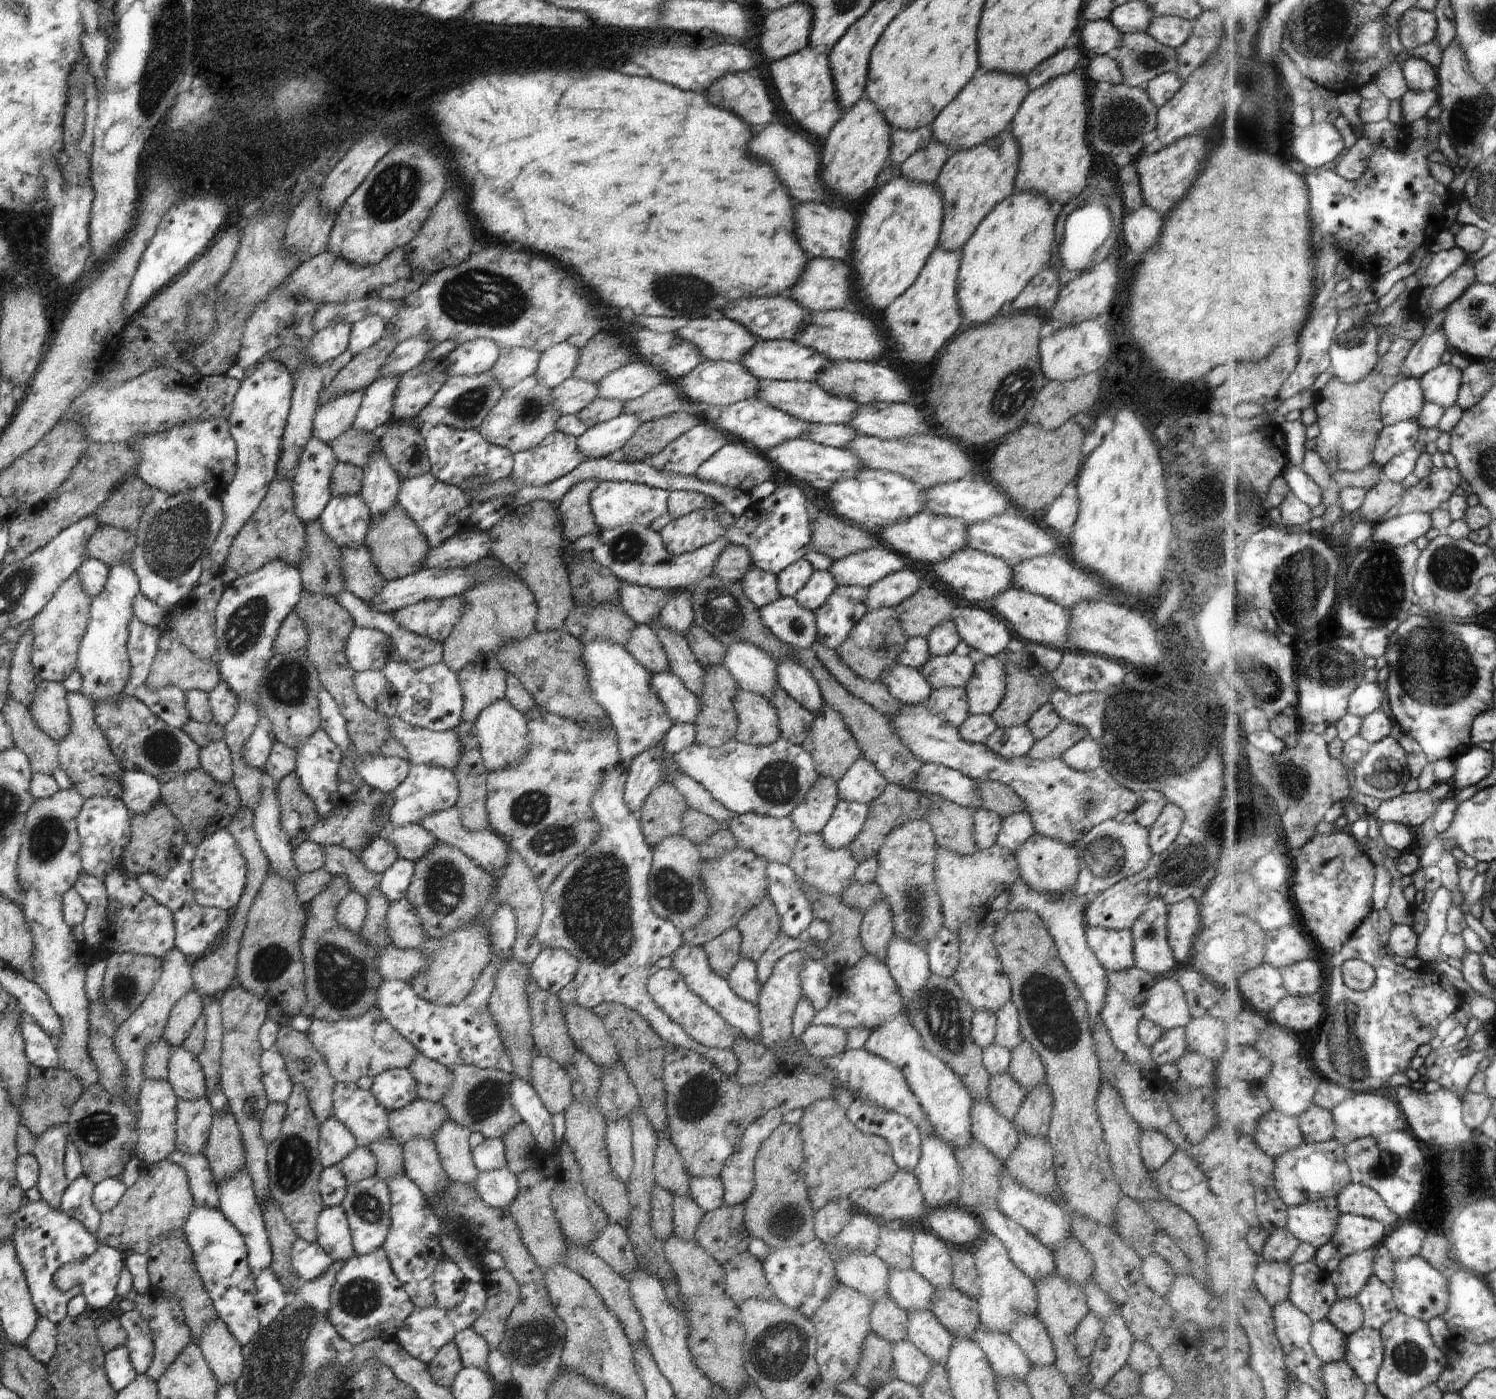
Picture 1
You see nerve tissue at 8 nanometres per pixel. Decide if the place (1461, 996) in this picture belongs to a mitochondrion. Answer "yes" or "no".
no

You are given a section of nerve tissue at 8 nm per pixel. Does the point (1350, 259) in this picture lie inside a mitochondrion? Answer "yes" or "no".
no

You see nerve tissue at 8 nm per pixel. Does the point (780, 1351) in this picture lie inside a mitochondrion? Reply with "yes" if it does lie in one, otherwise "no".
yes

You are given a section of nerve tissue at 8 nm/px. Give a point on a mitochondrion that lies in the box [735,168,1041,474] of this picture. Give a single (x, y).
(1013, 394)

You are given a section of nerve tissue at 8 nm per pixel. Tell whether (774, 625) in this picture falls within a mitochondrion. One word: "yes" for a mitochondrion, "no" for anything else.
no

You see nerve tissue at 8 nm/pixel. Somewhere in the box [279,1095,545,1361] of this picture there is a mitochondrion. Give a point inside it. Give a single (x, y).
(359, 1298)

